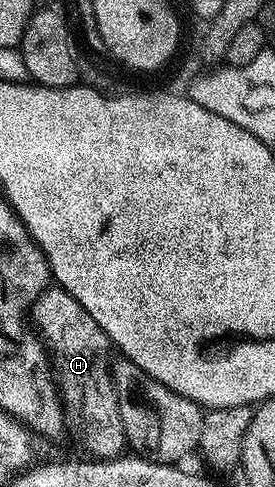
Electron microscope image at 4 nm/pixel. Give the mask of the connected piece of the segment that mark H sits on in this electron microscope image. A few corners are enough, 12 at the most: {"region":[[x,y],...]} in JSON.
{"region":[[57,285],[28,319],[68,435],[91,460],[128,444],[112,344]]}

